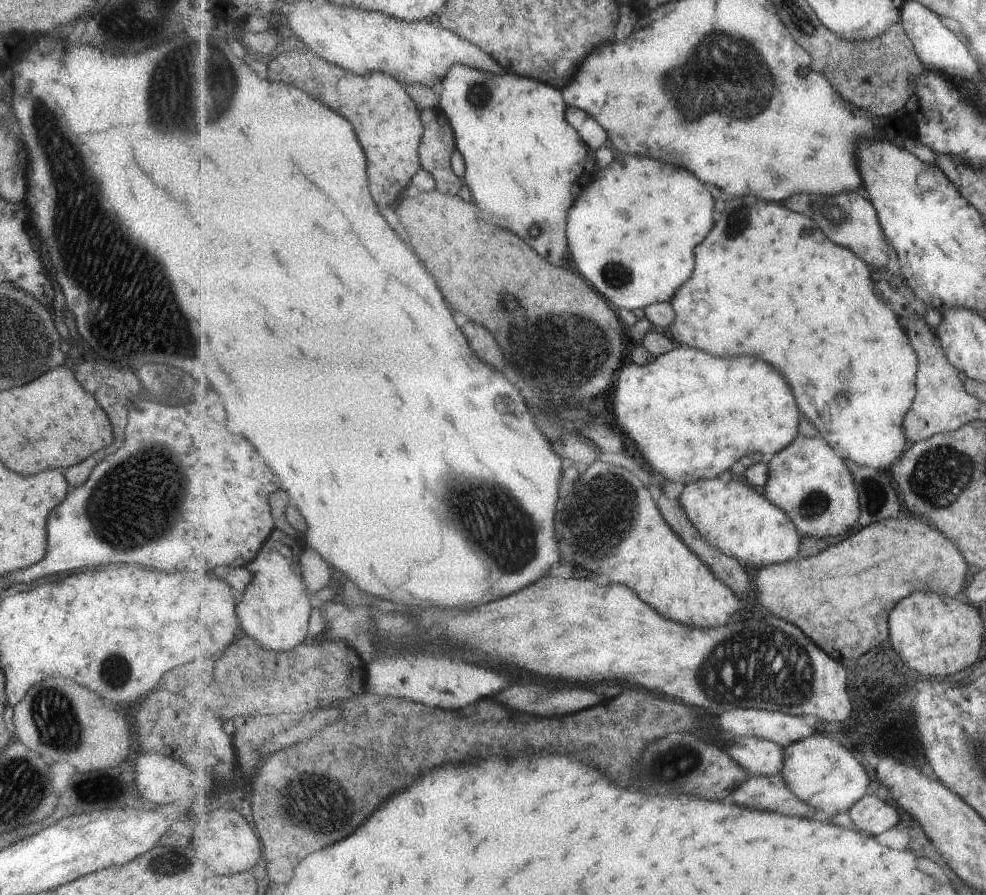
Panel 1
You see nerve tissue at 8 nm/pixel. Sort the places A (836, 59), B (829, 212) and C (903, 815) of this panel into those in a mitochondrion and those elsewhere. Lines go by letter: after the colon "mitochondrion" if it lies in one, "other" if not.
A: other
B: mitochondrion
C: other

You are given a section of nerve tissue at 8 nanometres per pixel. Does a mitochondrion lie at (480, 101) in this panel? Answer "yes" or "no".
yes

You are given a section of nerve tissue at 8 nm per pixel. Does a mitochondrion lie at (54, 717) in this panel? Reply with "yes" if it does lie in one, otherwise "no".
yes

